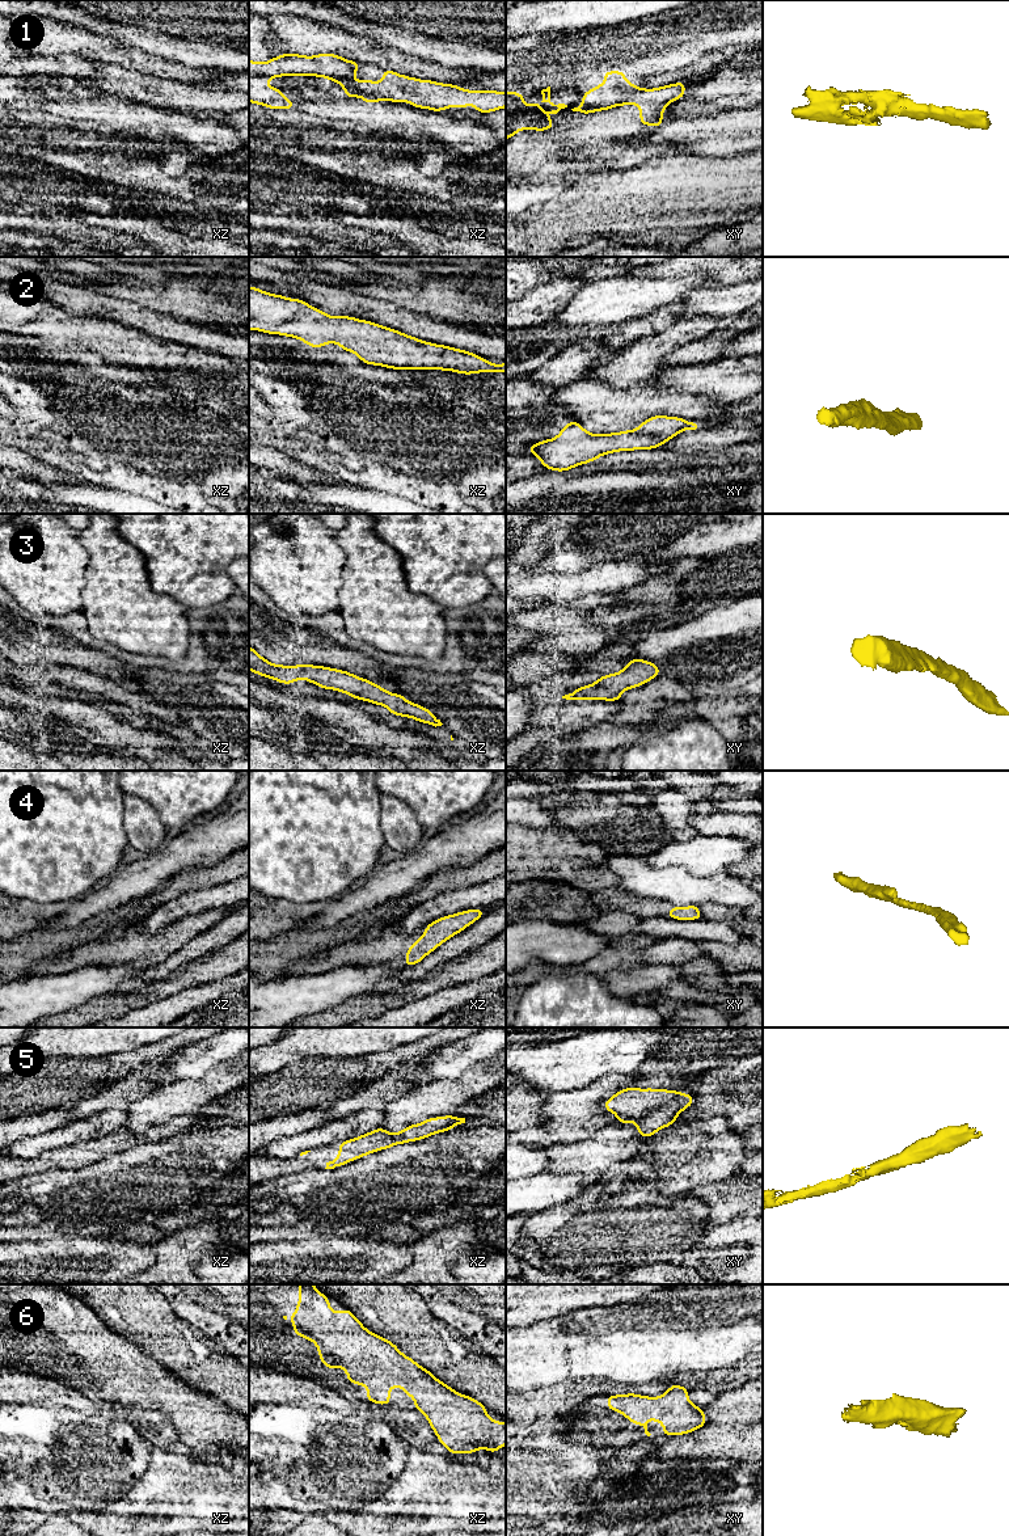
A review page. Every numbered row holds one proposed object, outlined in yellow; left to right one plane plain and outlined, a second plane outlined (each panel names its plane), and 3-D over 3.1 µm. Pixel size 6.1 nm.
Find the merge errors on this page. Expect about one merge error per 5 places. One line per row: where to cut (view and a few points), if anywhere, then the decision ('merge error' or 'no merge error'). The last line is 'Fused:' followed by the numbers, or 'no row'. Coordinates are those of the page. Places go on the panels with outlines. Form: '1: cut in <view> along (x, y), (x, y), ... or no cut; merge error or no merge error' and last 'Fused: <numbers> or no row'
1: no cut; no merge error
2: no cut; no merge error
3: no cut; no merge error
4: no cut; no merge error
5: no cut; no merge error
6: no cut; no merge error
Fused: no row

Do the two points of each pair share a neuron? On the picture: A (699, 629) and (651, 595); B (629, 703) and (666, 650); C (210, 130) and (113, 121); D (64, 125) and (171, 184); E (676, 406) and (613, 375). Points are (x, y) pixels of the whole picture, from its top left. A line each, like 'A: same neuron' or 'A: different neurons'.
A: different neurons
B: different neurons
C: same neuron
D: same neuron
E: different neurons

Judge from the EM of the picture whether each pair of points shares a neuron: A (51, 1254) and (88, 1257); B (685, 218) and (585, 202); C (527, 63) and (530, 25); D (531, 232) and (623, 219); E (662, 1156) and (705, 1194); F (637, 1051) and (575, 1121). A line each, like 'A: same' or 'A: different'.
A: same
B: same
C: different
D: same
E: different
F: different

